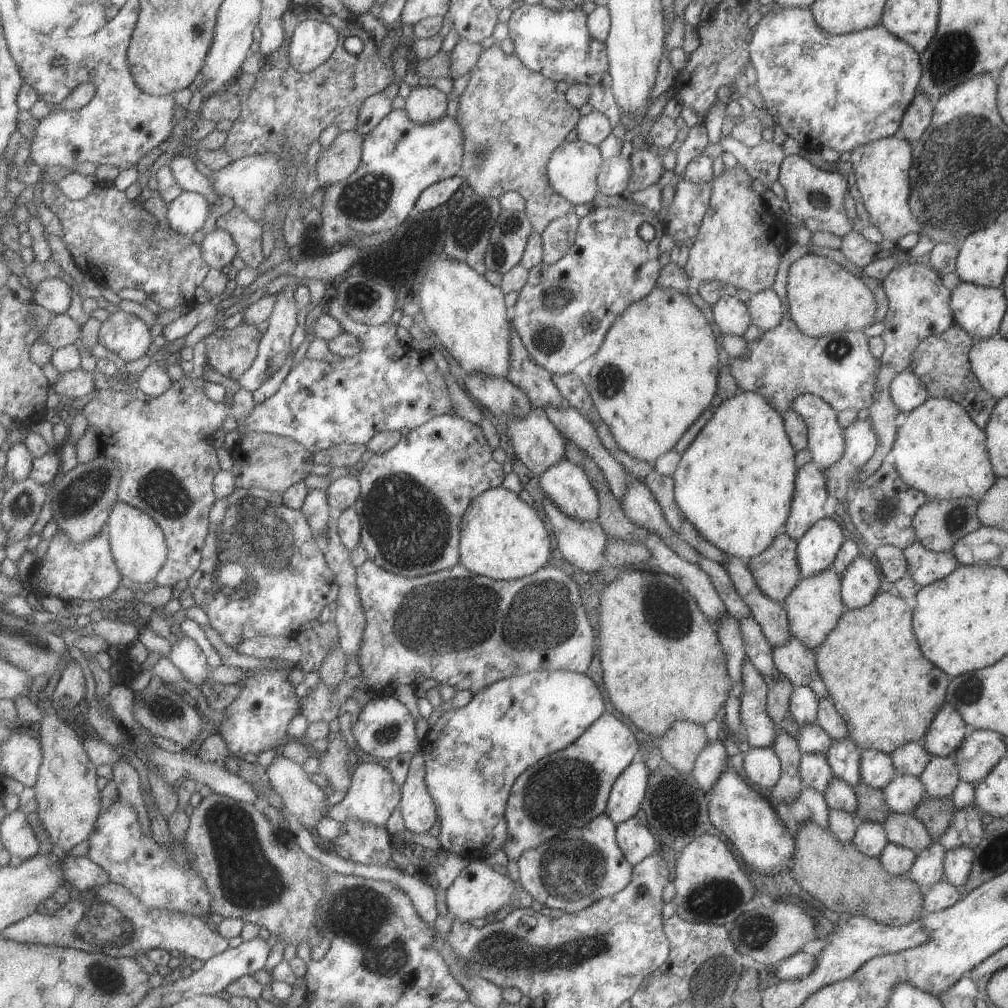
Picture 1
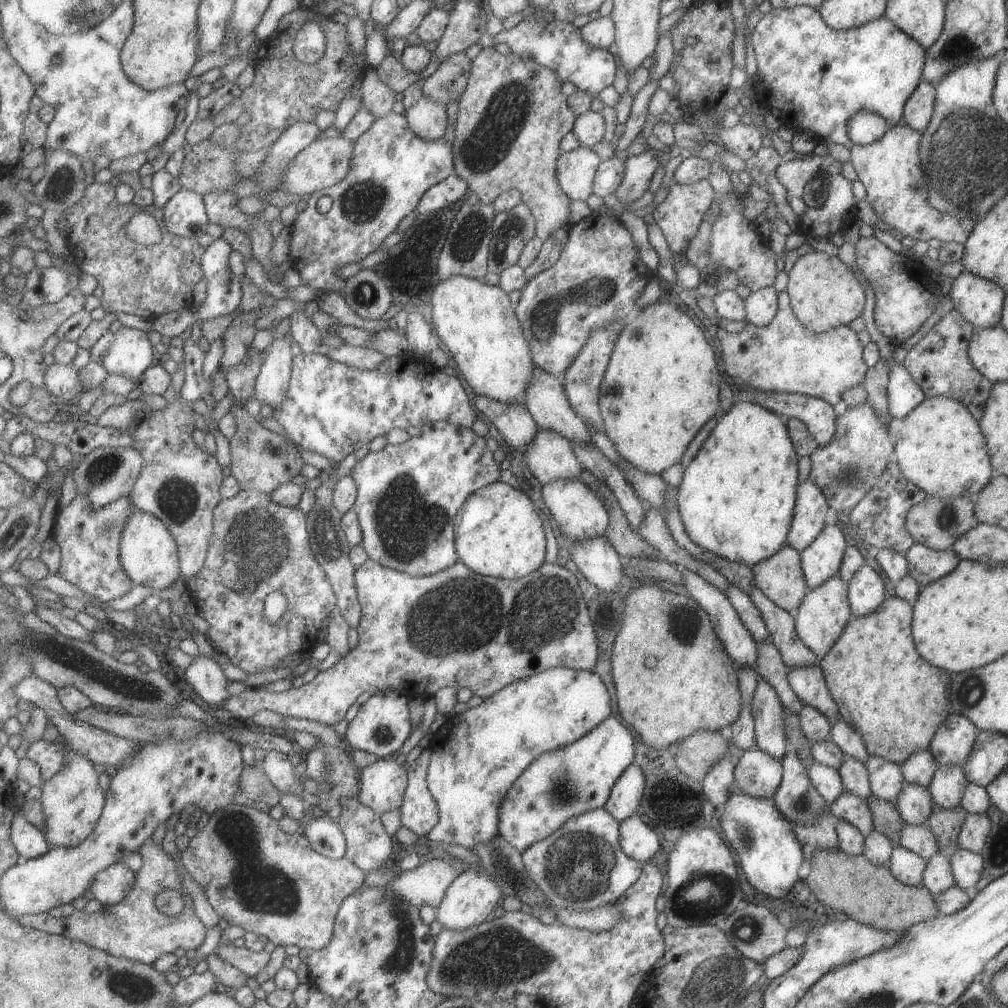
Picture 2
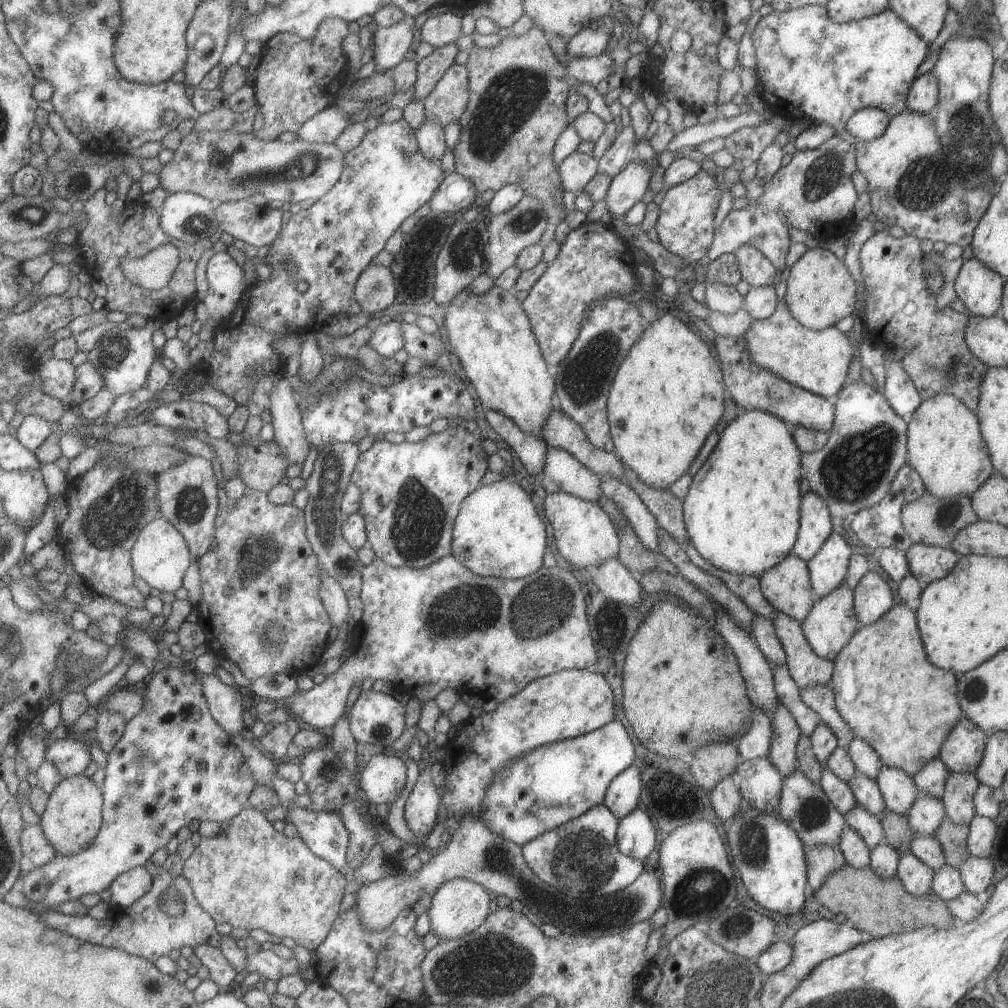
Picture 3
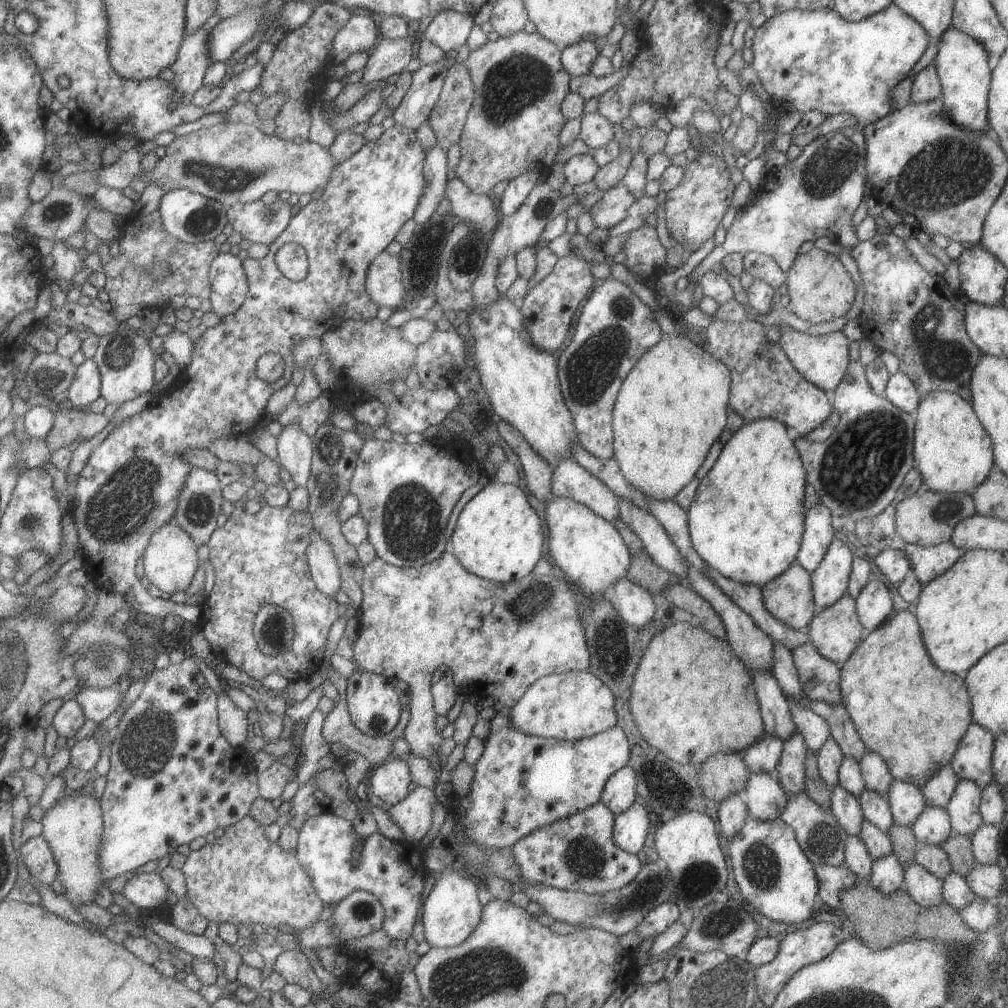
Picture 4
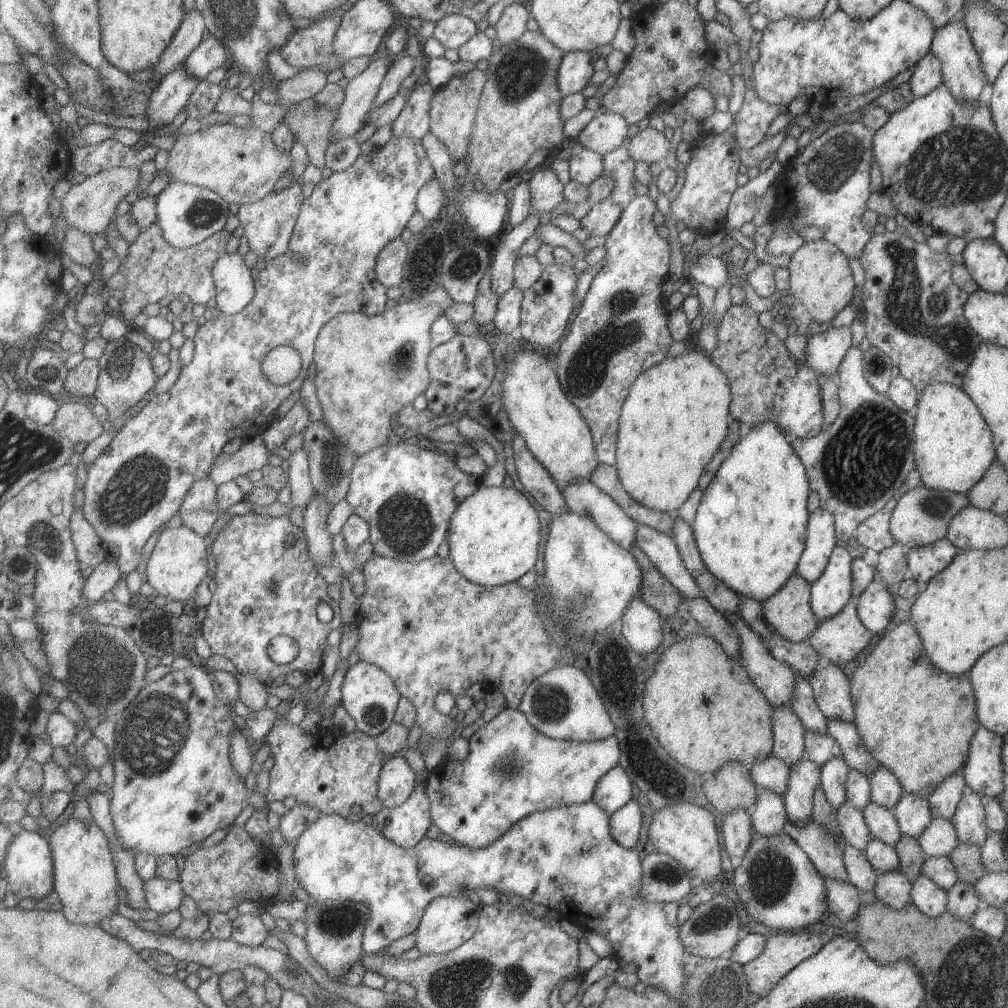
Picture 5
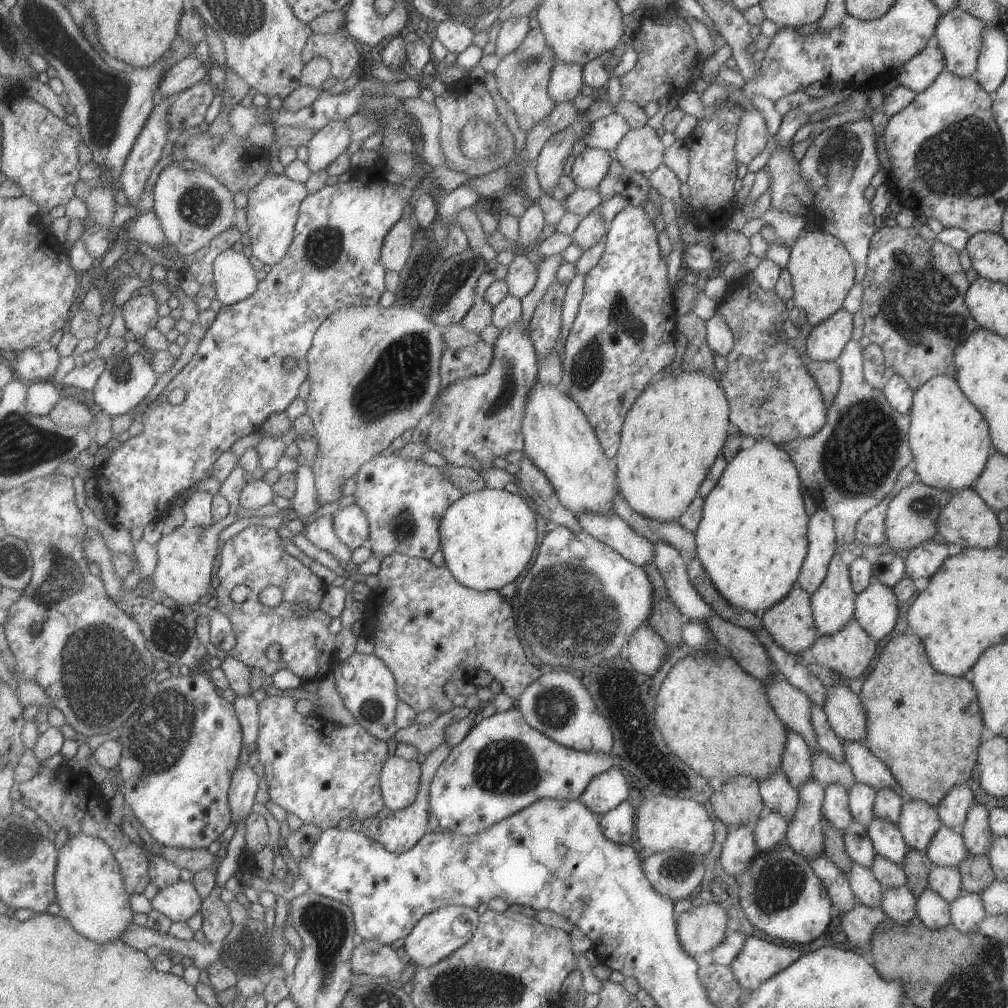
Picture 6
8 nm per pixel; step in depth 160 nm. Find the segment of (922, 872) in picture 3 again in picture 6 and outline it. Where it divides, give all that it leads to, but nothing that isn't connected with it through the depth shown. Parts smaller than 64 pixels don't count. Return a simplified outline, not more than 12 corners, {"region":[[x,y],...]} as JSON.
{"region":[[925,889],[916,898],[916,917],[937,930],[950,922],[950,904]]}

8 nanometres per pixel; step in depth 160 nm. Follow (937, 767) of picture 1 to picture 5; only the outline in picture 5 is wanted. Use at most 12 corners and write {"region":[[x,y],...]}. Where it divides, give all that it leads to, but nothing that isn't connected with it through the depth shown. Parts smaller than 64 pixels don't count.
{"region":[[967,791],[950,820],[959,843],[979,847],[988,826],[980,795]]}

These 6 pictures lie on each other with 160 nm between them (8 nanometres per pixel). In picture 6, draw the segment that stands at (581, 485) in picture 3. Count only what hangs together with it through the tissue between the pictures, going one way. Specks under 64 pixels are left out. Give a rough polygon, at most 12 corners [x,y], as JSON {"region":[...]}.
{"region":[[613,512],[575,516],[583,532],[631,564],[652,564],[654,544]]}

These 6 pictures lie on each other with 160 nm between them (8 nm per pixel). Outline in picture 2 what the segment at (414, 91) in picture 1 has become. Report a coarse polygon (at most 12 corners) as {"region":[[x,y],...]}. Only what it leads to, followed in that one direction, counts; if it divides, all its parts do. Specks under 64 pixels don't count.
{"region":[[423,96],[403,112],[421,140],[443,137],[446,108]]}

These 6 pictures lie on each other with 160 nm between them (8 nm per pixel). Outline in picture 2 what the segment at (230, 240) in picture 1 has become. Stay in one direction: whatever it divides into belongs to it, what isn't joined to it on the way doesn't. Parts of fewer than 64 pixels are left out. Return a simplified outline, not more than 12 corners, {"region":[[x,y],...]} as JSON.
{"region":[[223,236],[202,256],[207,295],[199,322],[232,316],[241,307],[240,278],[229,266]]}

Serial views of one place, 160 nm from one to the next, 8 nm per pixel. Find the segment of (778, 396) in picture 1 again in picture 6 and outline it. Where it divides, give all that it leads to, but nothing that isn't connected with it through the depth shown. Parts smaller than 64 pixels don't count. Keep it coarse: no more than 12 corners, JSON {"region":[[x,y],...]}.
{"region":[[842,307],[813,325],[805,353],[833,361],[851,338],[852,314]]}

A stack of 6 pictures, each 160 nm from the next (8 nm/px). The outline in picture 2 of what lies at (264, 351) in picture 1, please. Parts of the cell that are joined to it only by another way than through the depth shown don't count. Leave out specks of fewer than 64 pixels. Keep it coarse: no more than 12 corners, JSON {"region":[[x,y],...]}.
{"region":[[292,335],[267,348],[256,398],[277,411],[287,400],[294,356]]}

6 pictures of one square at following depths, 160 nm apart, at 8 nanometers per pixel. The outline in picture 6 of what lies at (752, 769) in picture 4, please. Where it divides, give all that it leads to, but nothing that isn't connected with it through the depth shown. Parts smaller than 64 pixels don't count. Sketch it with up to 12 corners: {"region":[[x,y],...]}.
{"region":[[779,770],[759,782],[763,805],[787,823],[793,820],[798,792]]}

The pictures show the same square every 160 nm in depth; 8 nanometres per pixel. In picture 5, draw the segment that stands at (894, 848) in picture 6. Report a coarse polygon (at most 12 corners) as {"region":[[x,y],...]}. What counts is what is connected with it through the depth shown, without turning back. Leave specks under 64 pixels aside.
{"region":[[869,801],[870,835],[894,848],[901,834],[892,811]]}

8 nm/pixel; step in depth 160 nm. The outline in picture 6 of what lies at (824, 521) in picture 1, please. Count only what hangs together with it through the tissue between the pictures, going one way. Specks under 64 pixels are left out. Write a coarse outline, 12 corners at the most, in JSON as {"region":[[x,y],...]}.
{"region":[[835,553],[810,596],[821,635],[854,618],[848,566]]}

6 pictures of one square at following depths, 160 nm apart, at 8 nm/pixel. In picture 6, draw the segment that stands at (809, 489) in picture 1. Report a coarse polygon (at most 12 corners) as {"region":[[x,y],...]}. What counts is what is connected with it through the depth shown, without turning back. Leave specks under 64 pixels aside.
{"region":[[820,506],[808,518],[797,586],[810,596],[835,554],[833,518]]}

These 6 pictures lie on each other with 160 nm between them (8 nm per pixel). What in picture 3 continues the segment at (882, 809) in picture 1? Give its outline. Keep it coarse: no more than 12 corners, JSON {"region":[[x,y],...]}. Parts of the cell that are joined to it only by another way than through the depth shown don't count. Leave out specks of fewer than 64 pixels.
{"region":[[885,810],[879,818],[883,842],[899,857],[915,834],[907,817]]}

